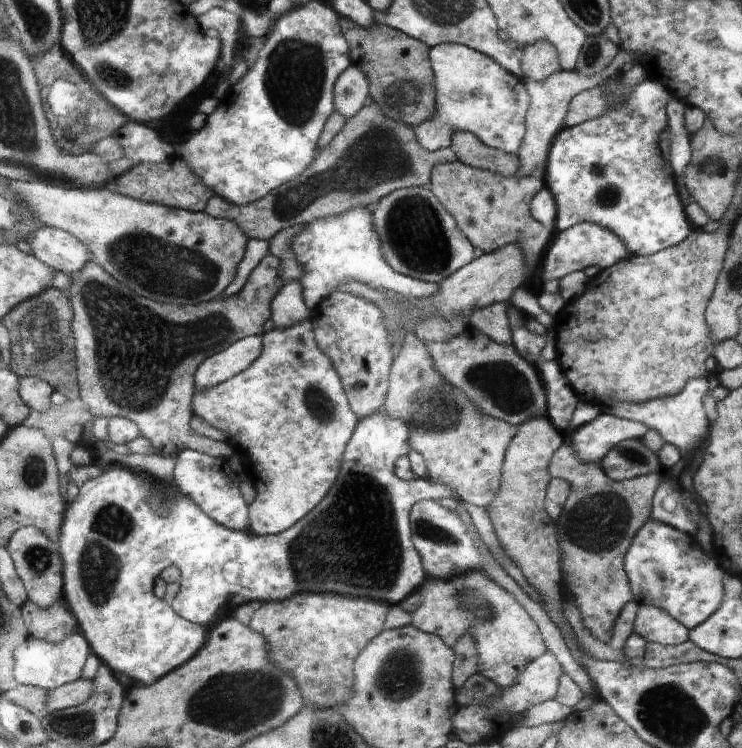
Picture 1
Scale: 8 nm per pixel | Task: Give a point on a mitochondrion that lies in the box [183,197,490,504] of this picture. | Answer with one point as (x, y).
(436, 408)

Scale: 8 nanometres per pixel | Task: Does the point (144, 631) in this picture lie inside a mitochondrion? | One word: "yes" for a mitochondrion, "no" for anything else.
no

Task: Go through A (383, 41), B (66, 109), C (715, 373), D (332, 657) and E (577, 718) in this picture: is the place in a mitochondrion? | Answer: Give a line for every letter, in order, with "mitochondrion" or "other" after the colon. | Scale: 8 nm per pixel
A: other
B: mitochondrion
C: other
D: other
E: other

